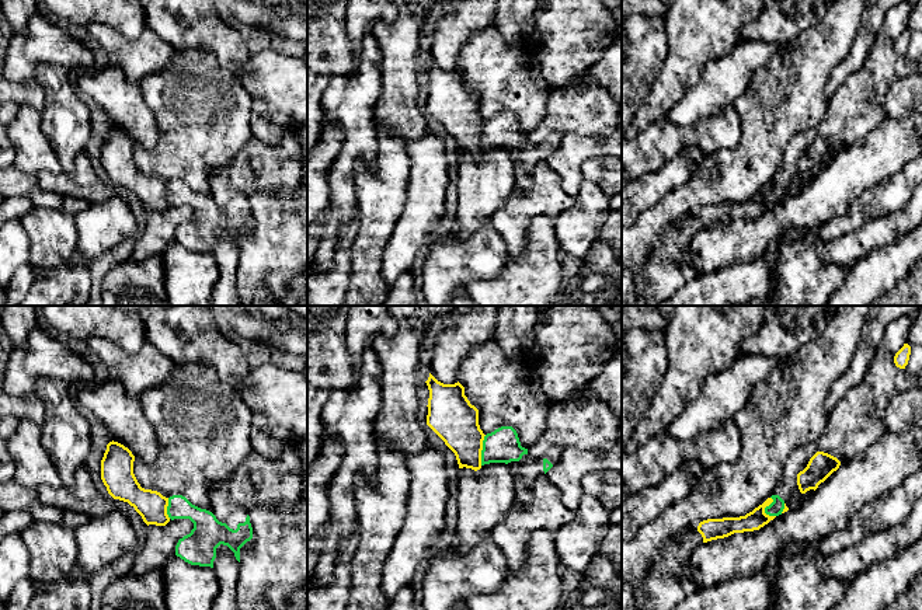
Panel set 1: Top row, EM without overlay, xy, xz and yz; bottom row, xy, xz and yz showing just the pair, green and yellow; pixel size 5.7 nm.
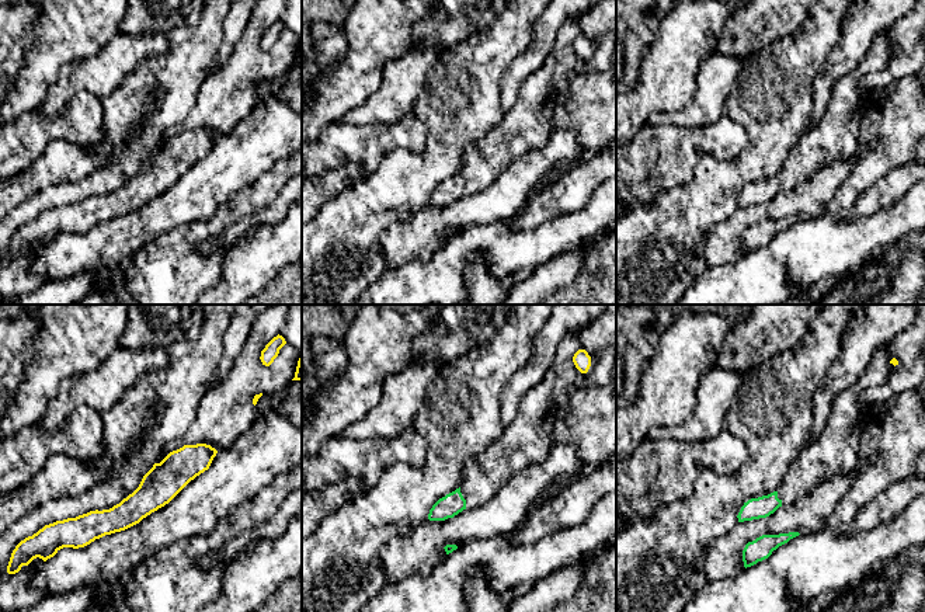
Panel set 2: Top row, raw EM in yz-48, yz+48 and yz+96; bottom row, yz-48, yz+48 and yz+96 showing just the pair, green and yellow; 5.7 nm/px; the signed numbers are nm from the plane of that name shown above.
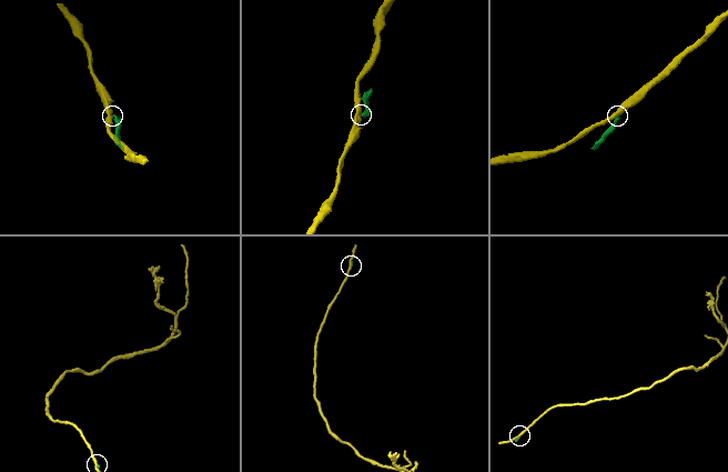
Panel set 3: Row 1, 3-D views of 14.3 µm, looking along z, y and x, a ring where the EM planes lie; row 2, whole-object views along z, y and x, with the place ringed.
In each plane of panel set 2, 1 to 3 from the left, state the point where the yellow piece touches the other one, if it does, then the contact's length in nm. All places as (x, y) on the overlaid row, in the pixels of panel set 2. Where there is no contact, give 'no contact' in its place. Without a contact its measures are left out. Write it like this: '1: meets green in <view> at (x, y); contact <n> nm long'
1: no contact
2: no contact
3: no contact

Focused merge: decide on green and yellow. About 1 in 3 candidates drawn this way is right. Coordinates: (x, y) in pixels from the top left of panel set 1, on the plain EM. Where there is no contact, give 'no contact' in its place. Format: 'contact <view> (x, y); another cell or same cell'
contact xz (482, 136); another cell

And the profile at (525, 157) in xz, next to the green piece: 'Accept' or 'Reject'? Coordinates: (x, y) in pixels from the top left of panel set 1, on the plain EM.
Accept

